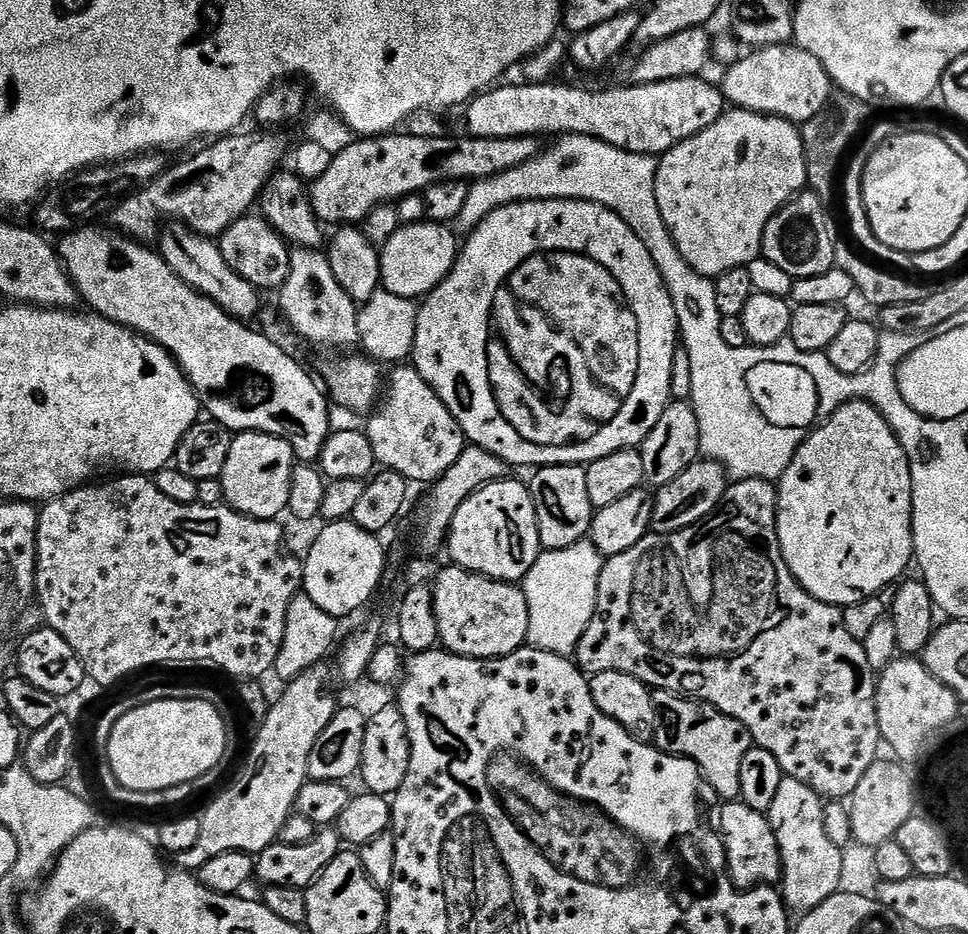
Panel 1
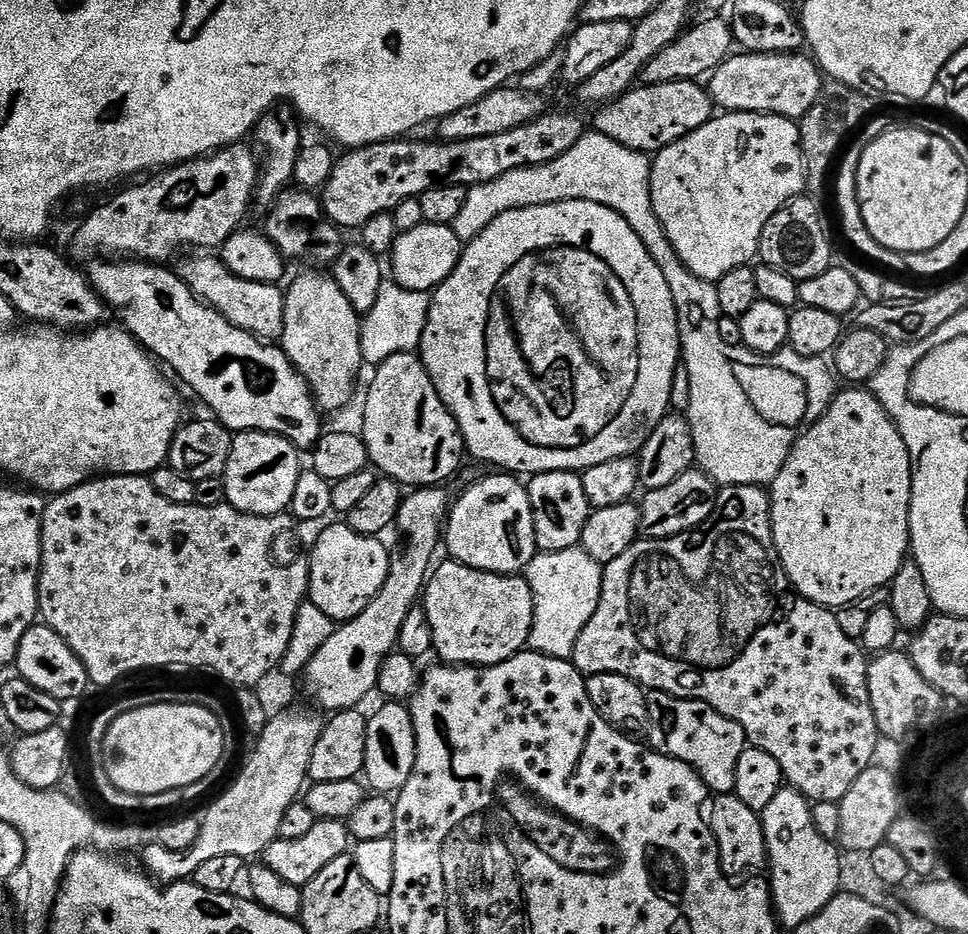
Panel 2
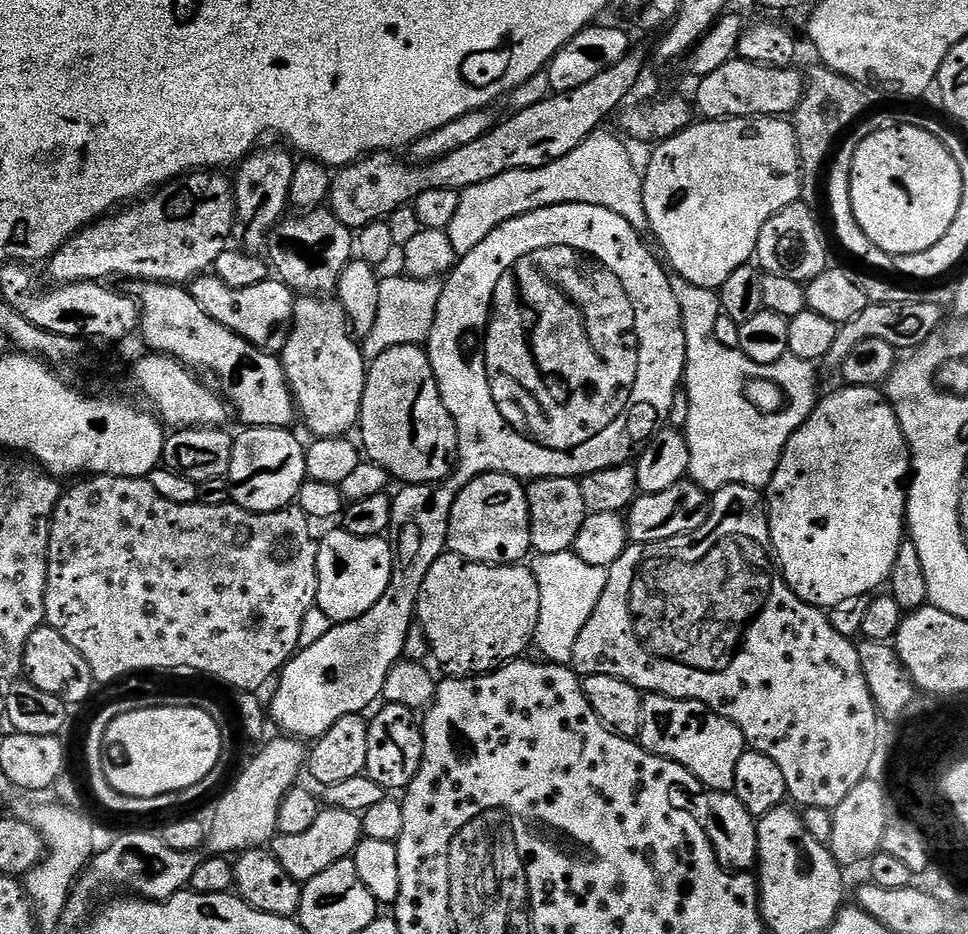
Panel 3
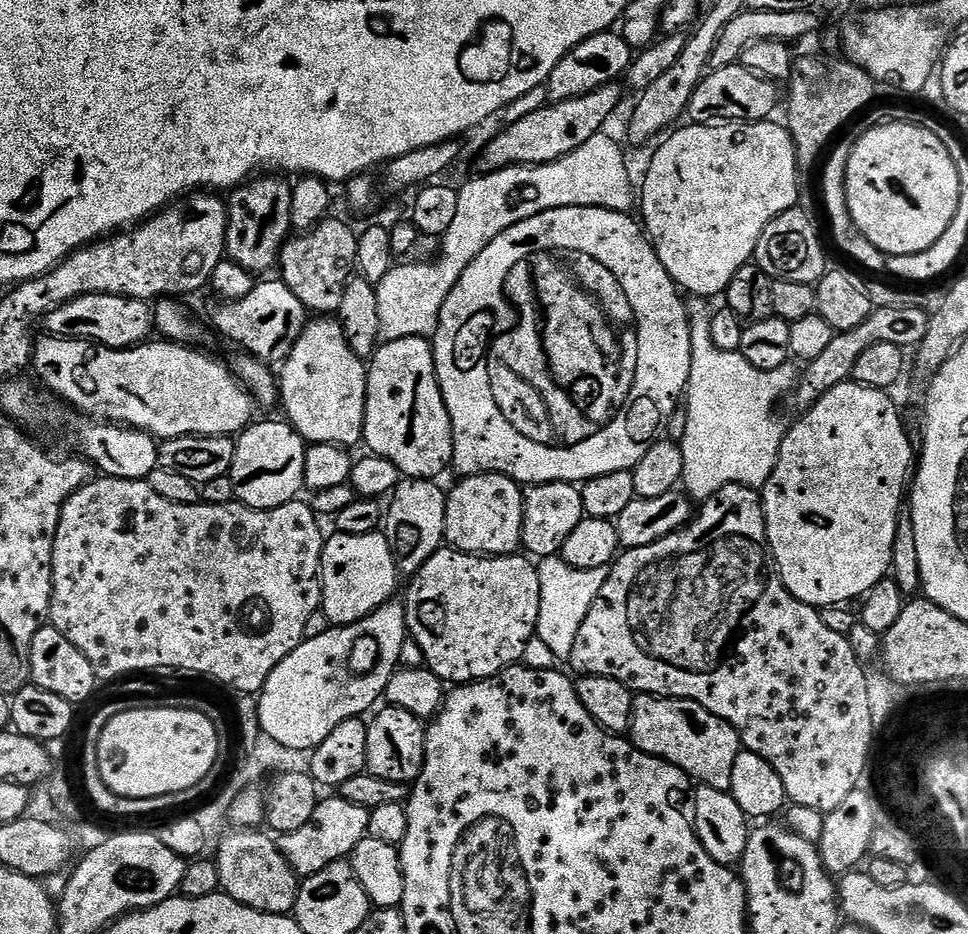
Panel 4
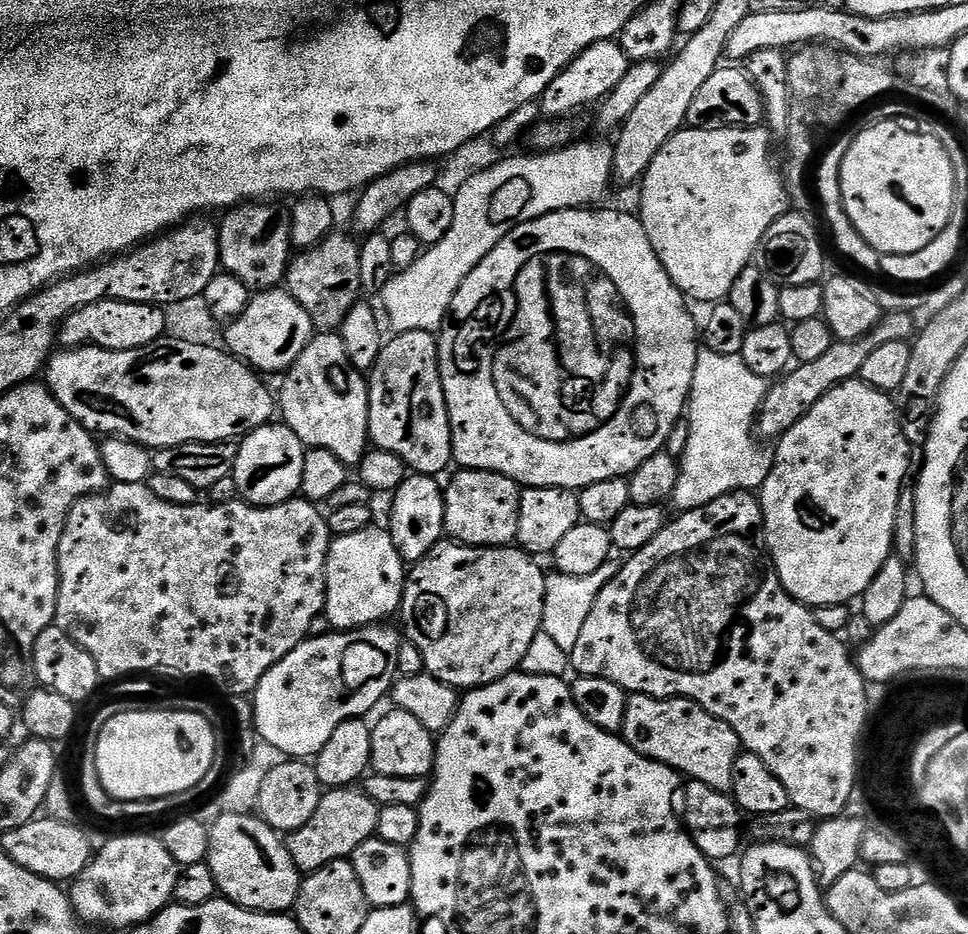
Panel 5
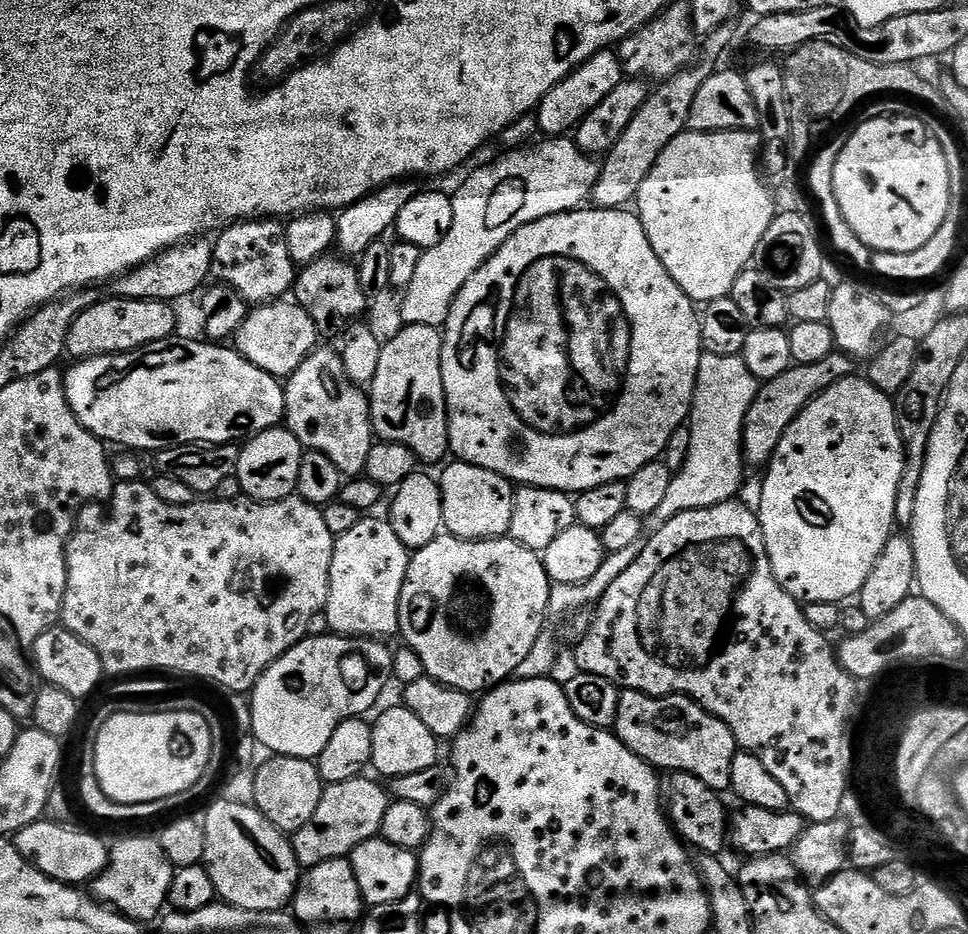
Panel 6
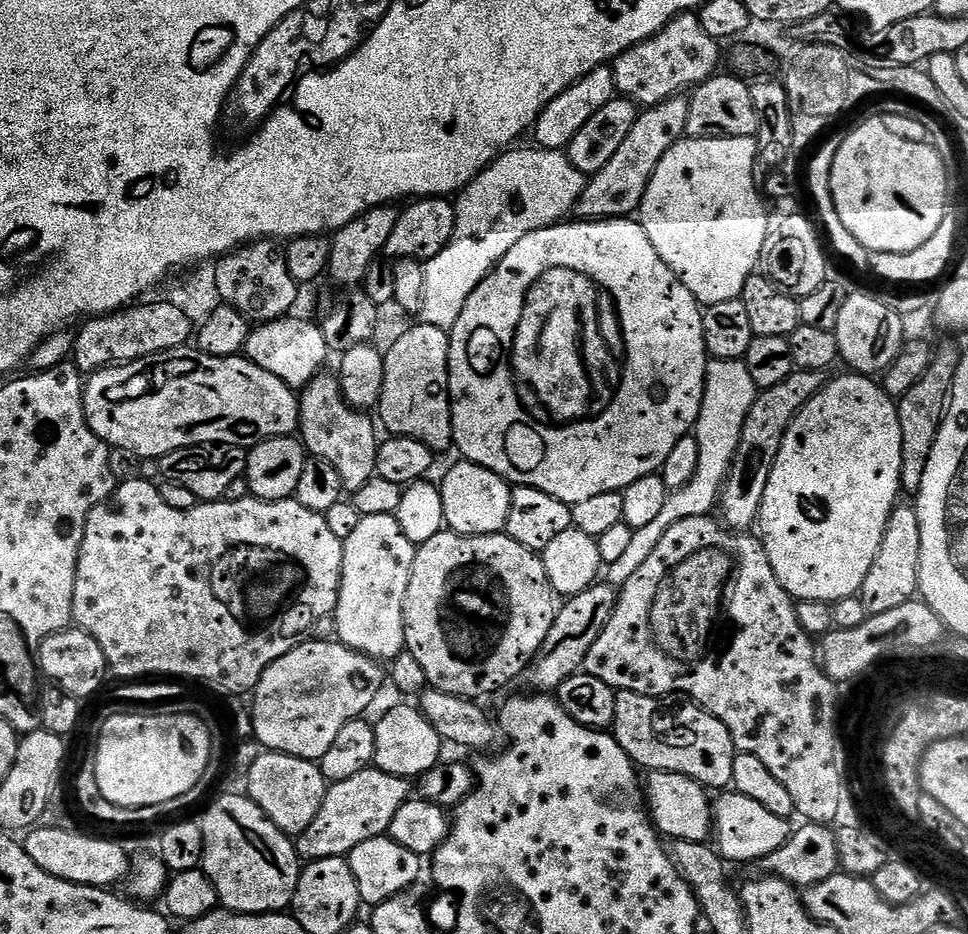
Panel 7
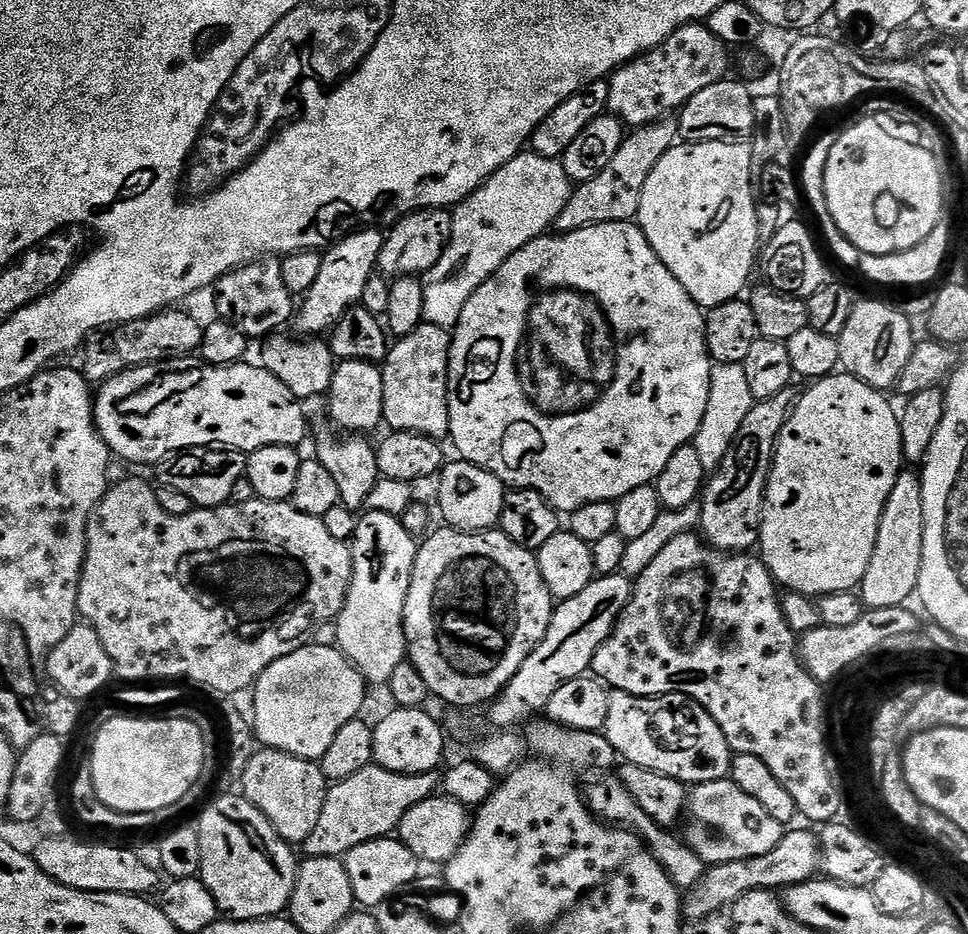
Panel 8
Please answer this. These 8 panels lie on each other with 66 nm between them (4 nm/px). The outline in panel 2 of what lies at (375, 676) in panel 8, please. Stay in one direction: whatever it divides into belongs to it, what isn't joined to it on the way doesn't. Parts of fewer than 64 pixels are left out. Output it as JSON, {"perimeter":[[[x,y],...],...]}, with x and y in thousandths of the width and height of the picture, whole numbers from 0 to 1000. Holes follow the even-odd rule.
{"perimeter":[[[355,559],[333,566],[322,591],[320,587],[318,638],[321,647],[329,649],[344,666],[358,666],[374,657],[395,632],[395,623],[399,623],[403,587],[397,580],[387,574],[370,572]]]}

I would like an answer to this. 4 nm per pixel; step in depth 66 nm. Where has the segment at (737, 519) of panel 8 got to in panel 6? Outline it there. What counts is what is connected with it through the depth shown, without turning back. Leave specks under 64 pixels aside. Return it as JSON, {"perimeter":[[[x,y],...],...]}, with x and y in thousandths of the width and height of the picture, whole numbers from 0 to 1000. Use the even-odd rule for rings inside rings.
{"perimeter":[[[858,377],[849,388],[840,390],[819,390],[804,405],[795,405],[784,412],[779,430],[769,449],[769,495],[770,498],[788,502],[798,494],[800,482],[804,482],[804,473],[812,460],[833,439],[833,435],[841,426],[845,426],[857,413],[881,401],[882,387],[874,377]]]}

